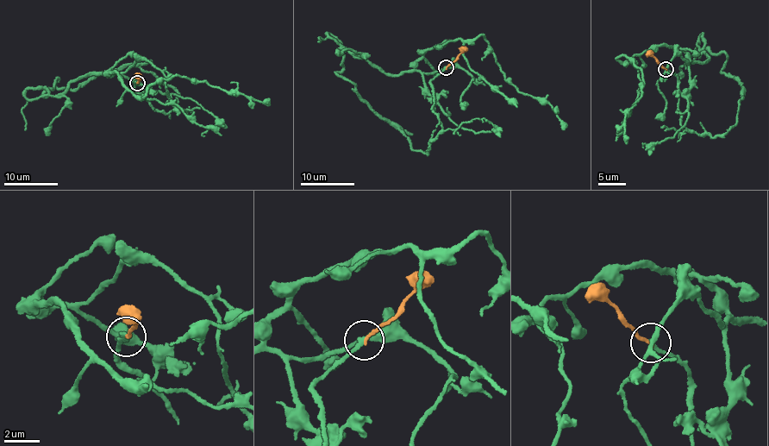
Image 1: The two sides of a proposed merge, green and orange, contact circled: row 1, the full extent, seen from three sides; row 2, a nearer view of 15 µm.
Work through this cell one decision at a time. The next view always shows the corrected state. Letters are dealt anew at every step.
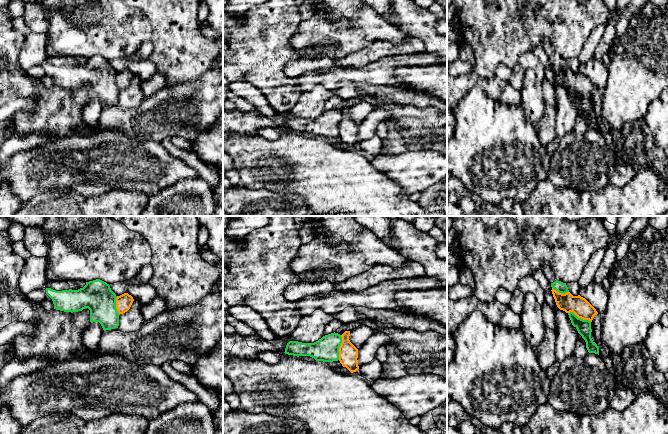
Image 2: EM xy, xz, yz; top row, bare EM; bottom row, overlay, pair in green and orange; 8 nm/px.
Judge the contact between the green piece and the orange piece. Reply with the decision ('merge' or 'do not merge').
do not merge

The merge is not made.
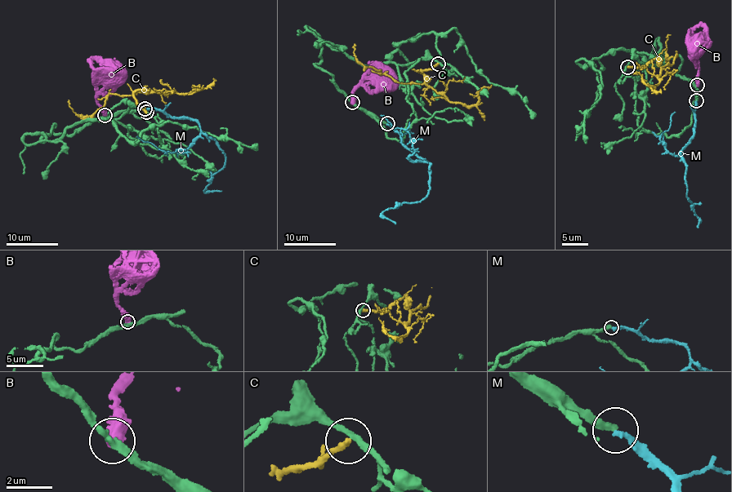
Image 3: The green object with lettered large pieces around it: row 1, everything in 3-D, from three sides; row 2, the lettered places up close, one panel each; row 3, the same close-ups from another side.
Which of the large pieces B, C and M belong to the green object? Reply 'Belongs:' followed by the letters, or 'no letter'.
Belongs: no letter

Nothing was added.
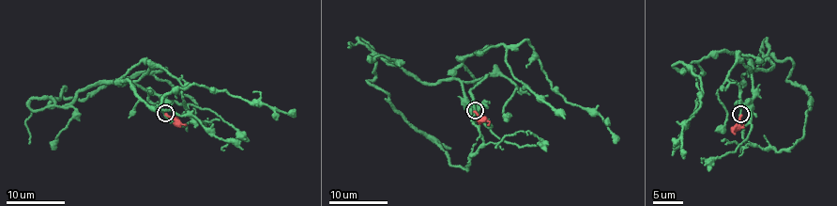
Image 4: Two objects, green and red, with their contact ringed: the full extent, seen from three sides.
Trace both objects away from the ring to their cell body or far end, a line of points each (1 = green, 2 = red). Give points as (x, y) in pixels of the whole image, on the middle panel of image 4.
1: (474, 110), (456, 78), (459, 66), (470, 55), (525, 39), (553, 87), (564, 101), (602, 116), (615, 144)
2: (474, 111), (486, 119), (489, 125)

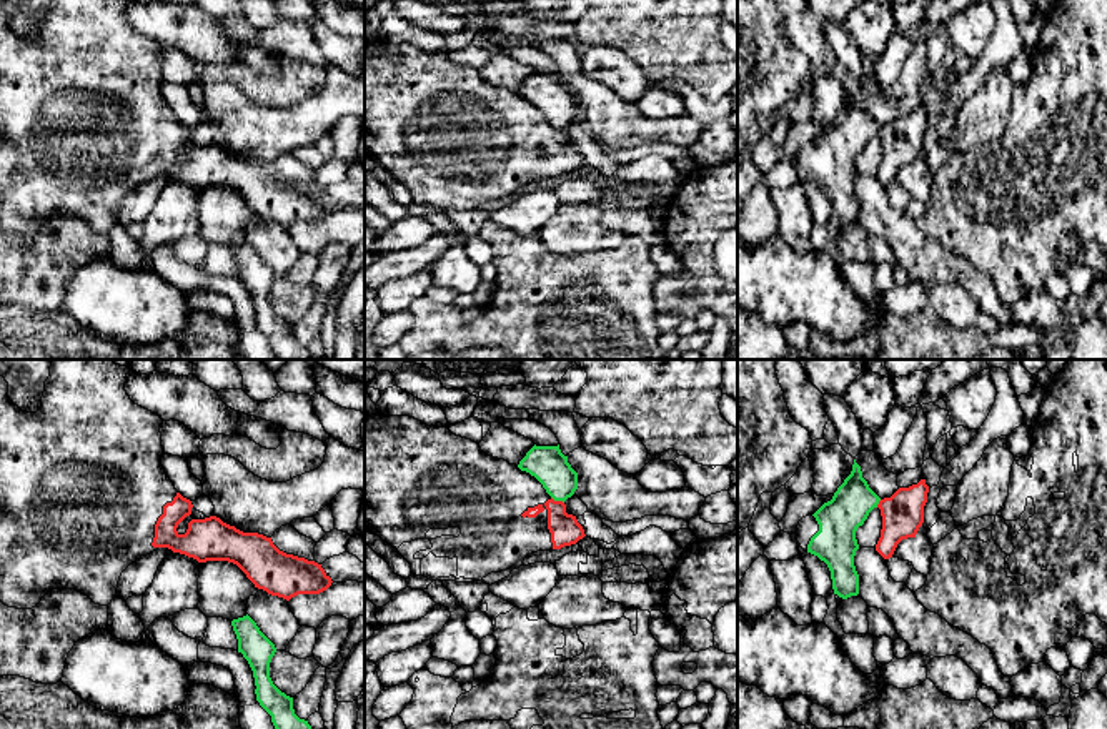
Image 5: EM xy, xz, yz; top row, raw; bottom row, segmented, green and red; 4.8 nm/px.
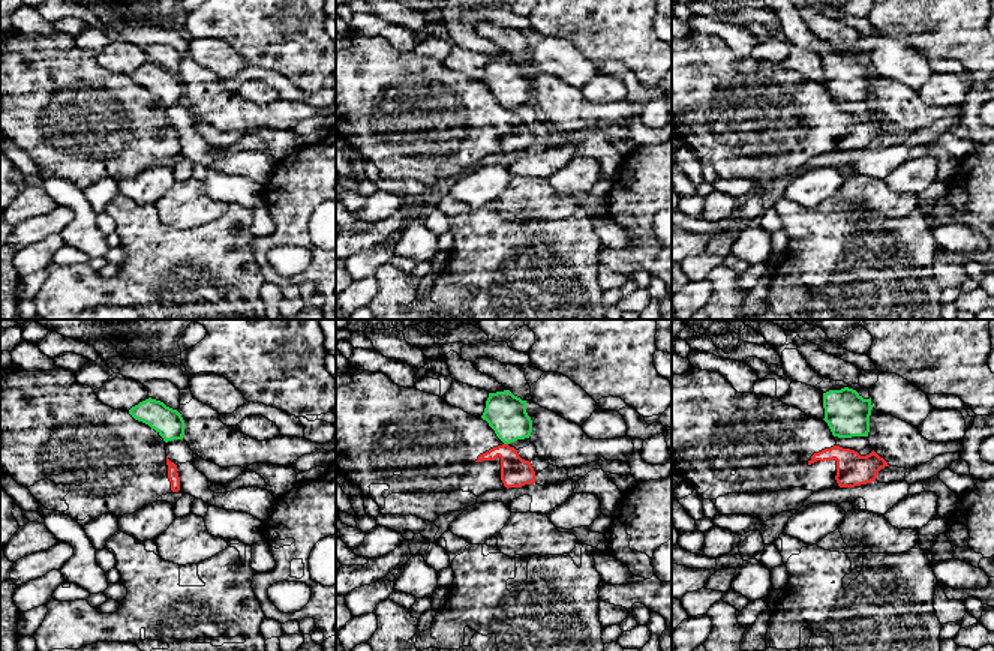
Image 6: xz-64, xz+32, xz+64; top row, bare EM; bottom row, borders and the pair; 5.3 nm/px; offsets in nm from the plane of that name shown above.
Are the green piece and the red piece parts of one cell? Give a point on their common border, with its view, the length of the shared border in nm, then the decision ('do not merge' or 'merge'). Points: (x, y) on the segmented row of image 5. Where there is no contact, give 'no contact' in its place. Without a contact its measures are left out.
xz (558, 500) | 70 nm | do not merge

